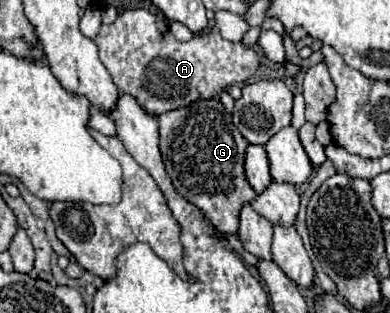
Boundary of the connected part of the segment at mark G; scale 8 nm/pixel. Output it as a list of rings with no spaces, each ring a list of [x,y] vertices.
[[[197,100],[197,104],[159,116],[161,154],[177,192],[203,210],[221,234],[239,232],[239,212],[257,194],[245,178],[247,140],[231,122],[231,114],[219,100]]]

